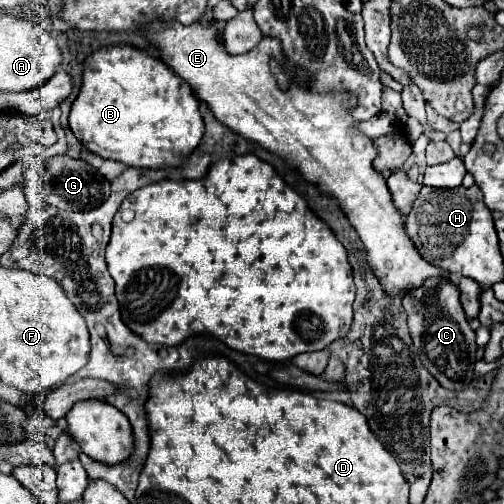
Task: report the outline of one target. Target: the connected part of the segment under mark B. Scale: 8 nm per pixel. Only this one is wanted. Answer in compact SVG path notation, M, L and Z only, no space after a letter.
M115 44L99 48L85 58L83 84L71 104L69 128L89 152L101 158L117 160L133 168L163 168L181 166L183 156L189 156L195 150L203 136L203 118L199 112L199 100L195 100L191 86L161 58L131 44Z

